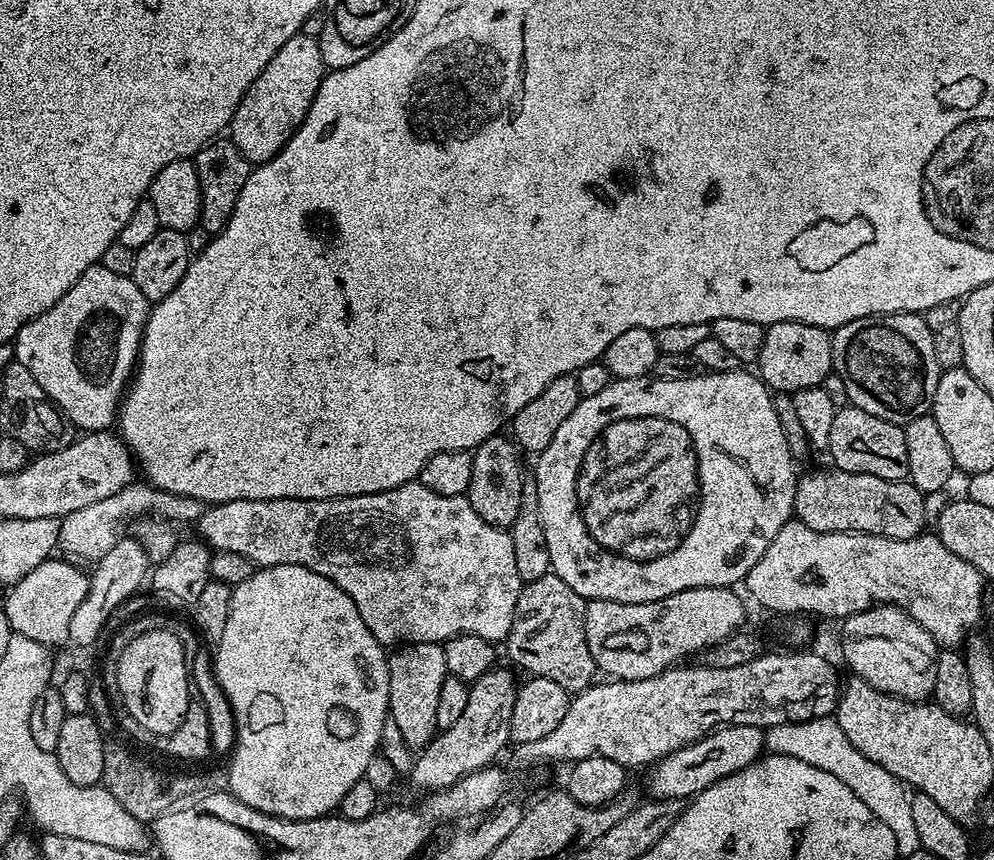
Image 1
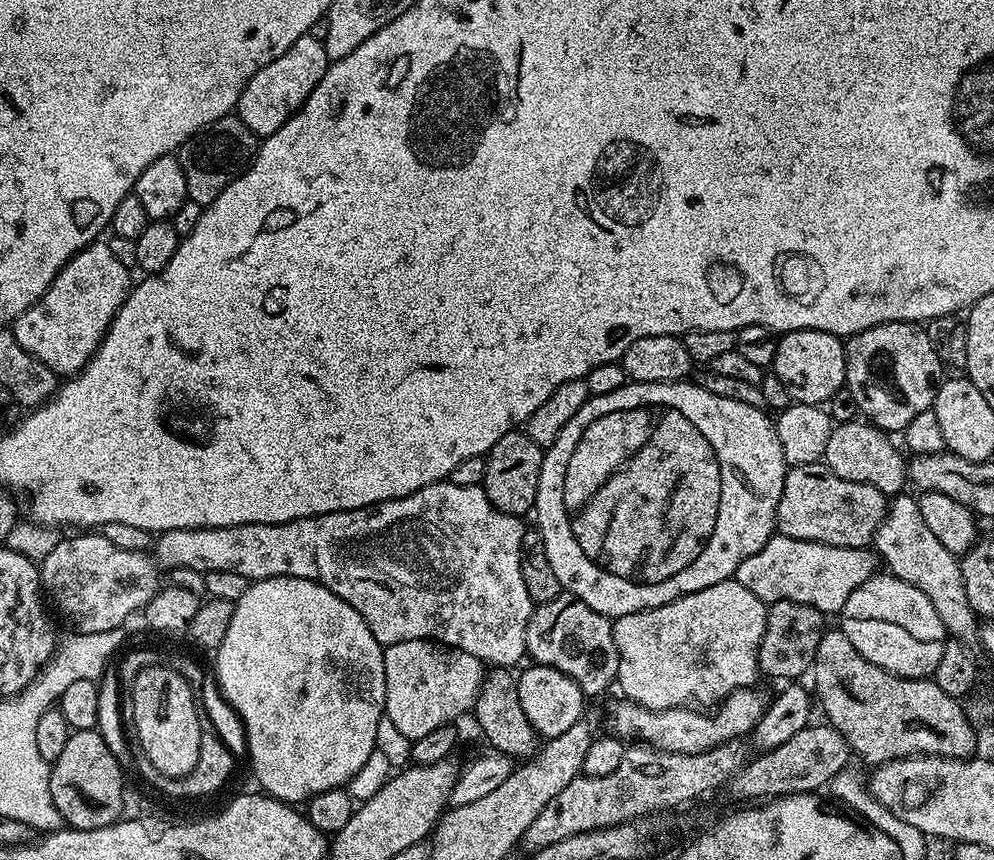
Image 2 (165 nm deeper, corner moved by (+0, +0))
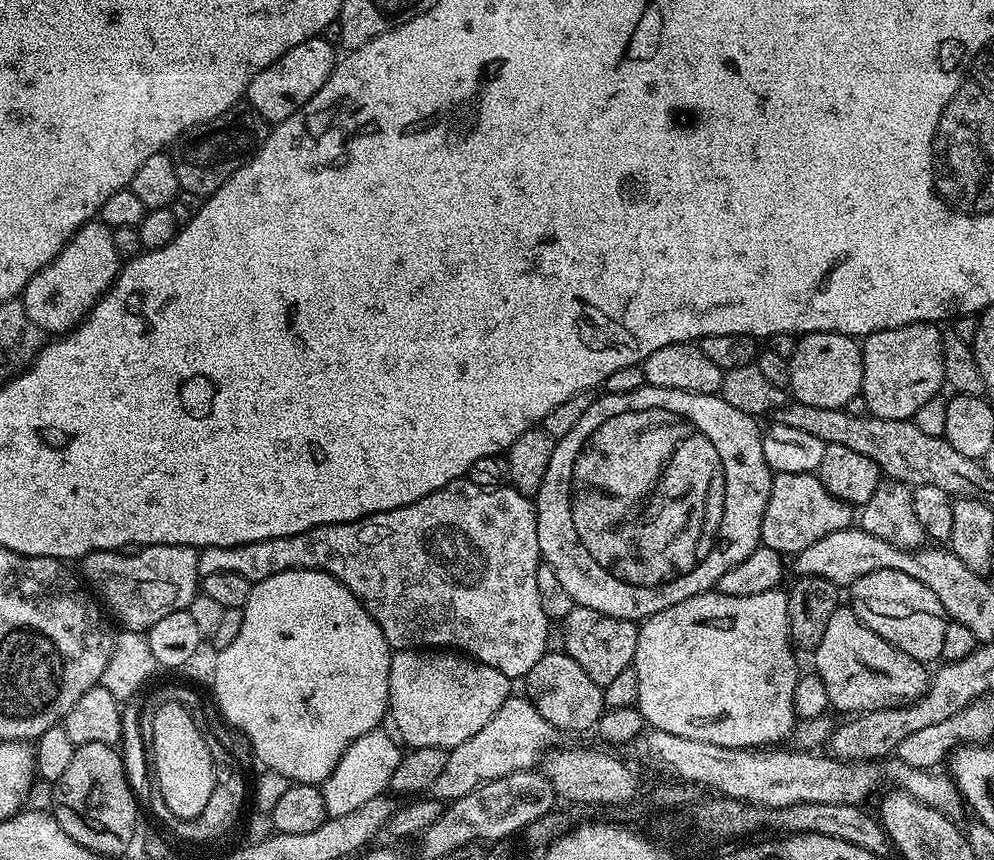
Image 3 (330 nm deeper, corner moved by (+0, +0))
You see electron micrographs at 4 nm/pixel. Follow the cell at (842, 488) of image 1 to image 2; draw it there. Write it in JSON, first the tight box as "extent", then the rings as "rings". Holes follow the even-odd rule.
{"extent":[776,462,889,548],"rings":[[[823,462],[789,467],[784,475],[782,498],[778,498],[776,507],[776,532],[806,542],[822,542],[826,546],[867,548],[875,541],[888,502],[889,497],[882,490],[866,482],[846,482]]]}

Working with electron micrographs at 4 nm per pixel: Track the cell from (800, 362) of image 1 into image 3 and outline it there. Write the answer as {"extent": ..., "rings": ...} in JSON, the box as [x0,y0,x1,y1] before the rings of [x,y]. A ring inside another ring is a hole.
{"extent":[788,332,862,408],"rings":[[[806,332],[796,341],[796,349],[789,360],[788,388],[795,403],[806,406],[847,408],[850,398],[861,395],[862,348],[853,337],[837,332]]]}

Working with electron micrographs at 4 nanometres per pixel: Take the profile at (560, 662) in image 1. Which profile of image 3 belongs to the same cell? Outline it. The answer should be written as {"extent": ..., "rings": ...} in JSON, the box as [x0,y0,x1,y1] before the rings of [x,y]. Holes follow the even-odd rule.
{"extent":[562,606,638,689],"rings":[[[573,606],[570,614],[562,621],[564,628],[563,651],[568,653],[590,678],[594,678],[597,686],[604,689],[617,674],[622,674],[632,666],[634,650],[638,646],[638,624],[635,620],[614,618],[610,614],[602,614],[598,610]]]}

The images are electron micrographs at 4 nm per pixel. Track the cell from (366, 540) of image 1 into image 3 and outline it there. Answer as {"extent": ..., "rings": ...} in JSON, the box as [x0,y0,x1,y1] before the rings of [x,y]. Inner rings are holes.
{"extent":[199,478,550,678],"rings":[[[466,478],[450,482],[446,486],[434,490],[434,494],[426,494],[426,498],[418,498],[418,502],[410,502],[401,508],[386,510],[373,516],[364,516],[360,520],[351,520],[345,524],[319,524],[318,527],[306,530],[302,534],[239,544],[233,548],[214,546],[213,548],[199,549],[199,575],[201,577],[233,572],[242,574],[242,578],[255,582],[295,568],[318,570],[330,574],[334,578],[338,578],[338,582],[342,582],[342,586],[346,586],[350,590],[350,594],[354,594],[354,598],[358,598],[358,602],[362,602],[362,606],[368,611],[370,618],[374,618],[374,622],[378,622],[389,648],[393,650],[402,648],[440,650],[447,646],[449,649],[459,650],[461,653],[480,660],[486,666],[494,666],[494,670],[502,670],[502,674],[506,674],[510,678],[527,677],[528,672],[534,670],[534,662],[538,662],[538,658],[542,658],[550,648],[550,644],[548,644],[550,621],[548,615],[542,611],[542,602],[538,599],[538,566],[540,563],[542,563],[542,557],[538,546],[535,503],[529,497],[521,494],[517,488],[511,486],[483,488]]]}

